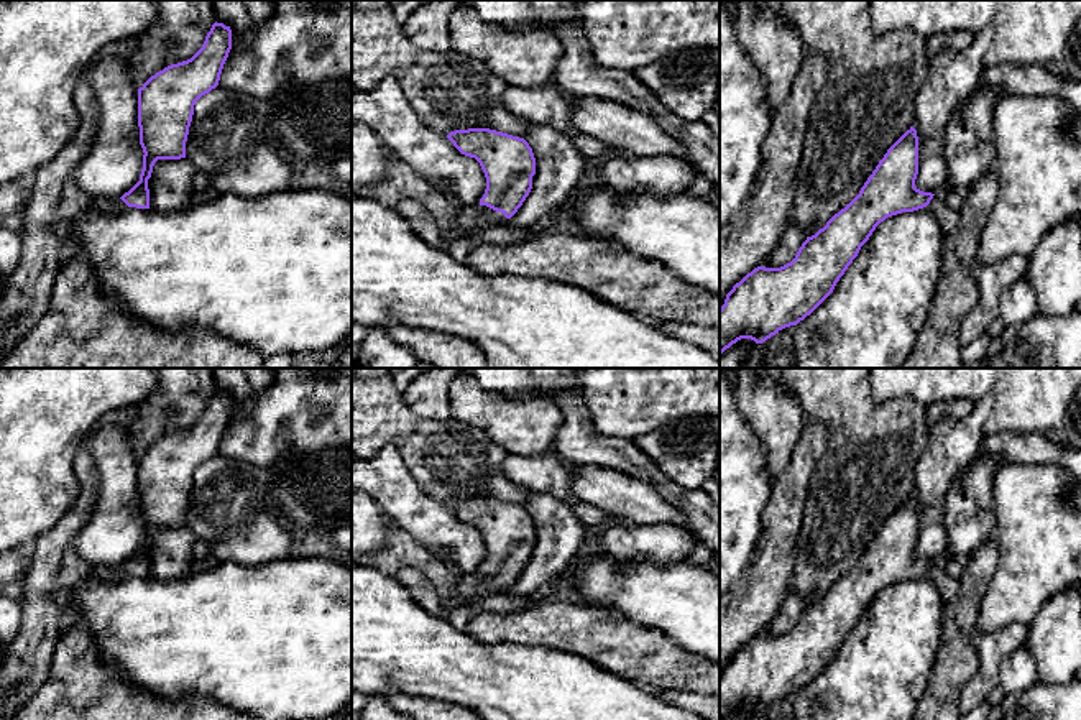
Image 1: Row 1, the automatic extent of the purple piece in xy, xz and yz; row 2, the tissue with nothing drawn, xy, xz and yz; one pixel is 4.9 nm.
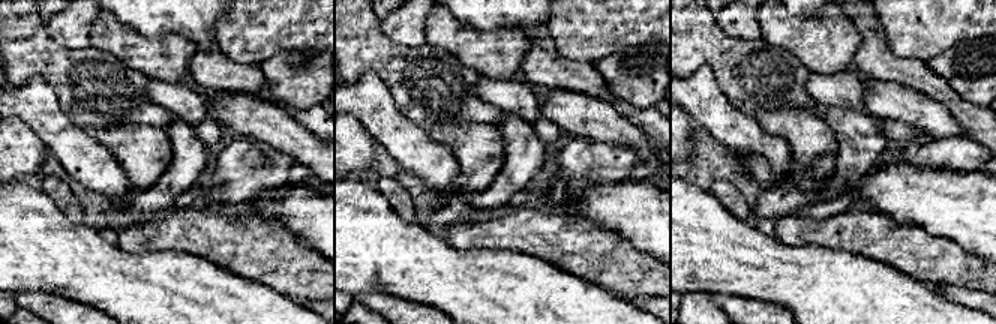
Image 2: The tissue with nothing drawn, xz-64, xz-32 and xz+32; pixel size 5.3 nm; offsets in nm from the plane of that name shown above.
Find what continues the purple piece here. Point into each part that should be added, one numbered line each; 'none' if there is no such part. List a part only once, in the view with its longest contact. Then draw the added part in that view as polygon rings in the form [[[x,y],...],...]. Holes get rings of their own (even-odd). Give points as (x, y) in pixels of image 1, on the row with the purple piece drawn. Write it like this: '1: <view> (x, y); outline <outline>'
1: xz (472, 221); outline [[[486,205],[460,209],[455,227],[447,235],[444,235],[444,238],[447,242],[473,237],[488,225],[499,225],[504,222],[506,222],[504,214],[496,212]]]

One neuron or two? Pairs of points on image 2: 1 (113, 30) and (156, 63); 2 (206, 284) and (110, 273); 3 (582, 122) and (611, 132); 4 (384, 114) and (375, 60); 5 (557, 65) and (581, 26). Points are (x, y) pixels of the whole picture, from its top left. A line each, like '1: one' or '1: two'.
1: one
2: one
3: one
4: two
5: two

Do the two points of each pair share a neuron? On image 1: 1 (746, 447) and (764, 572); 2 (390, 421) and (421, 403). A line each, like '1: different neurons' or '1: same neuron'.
1: different neurons
2: different neurons

